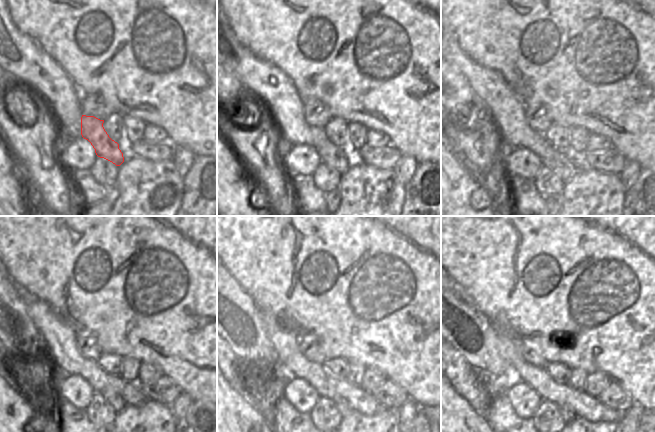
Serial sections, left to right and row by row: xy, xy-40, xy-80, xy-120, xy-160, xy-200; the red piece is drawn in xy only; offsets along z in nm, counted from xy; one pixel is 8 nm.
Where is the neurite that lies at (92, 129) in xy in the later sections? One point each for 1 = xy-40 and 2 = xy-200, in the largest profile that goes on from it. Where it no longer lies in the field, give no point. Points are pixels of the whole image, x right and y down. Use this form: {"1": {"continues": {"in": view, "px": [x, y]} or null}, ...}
{"1": {"continues": {"in": "xy-40", "px": [332, 155]}}, "2": {"continues": {"in": "xy-200", "px": [568, 415]}}}

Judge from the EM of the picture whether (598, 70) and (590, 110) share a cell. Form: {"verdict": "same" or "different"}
{"verdict": "same"}

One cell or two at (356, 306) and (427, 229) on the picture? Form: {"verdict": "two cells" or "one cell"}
{"verdict": "one cell"}

